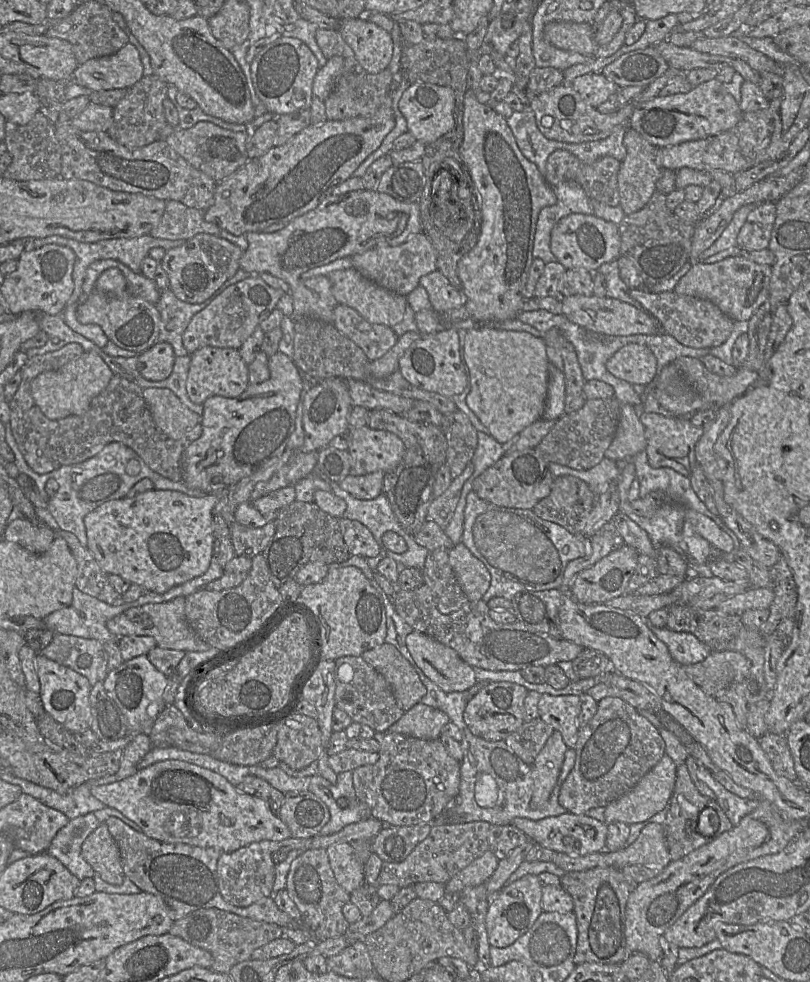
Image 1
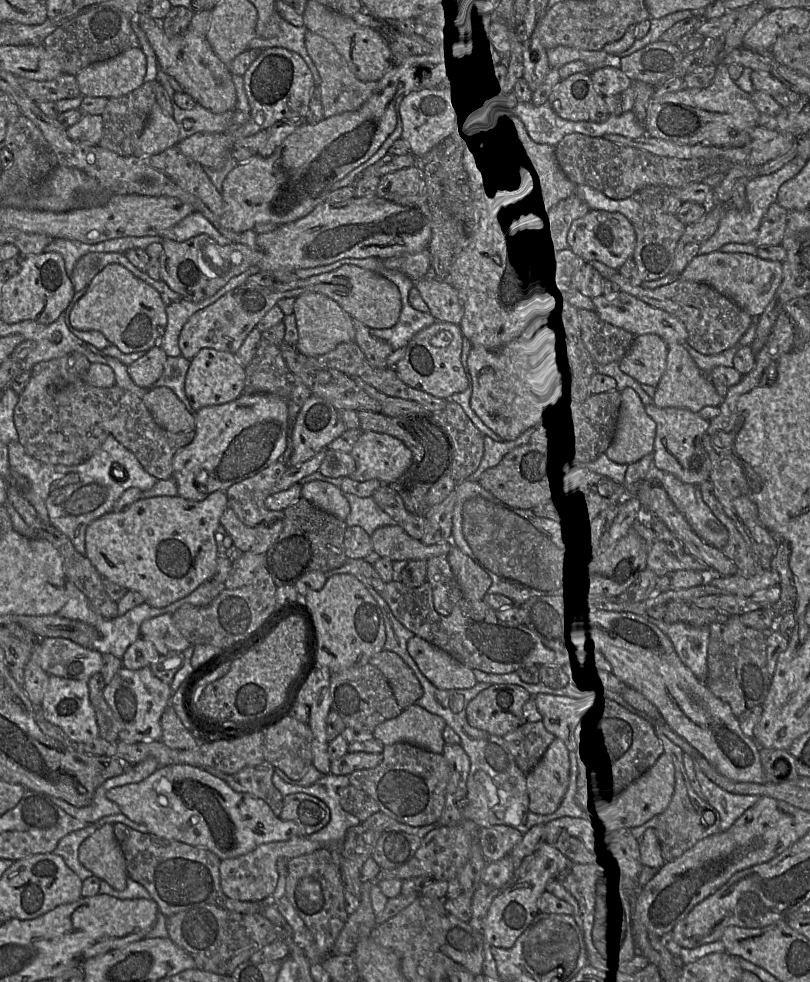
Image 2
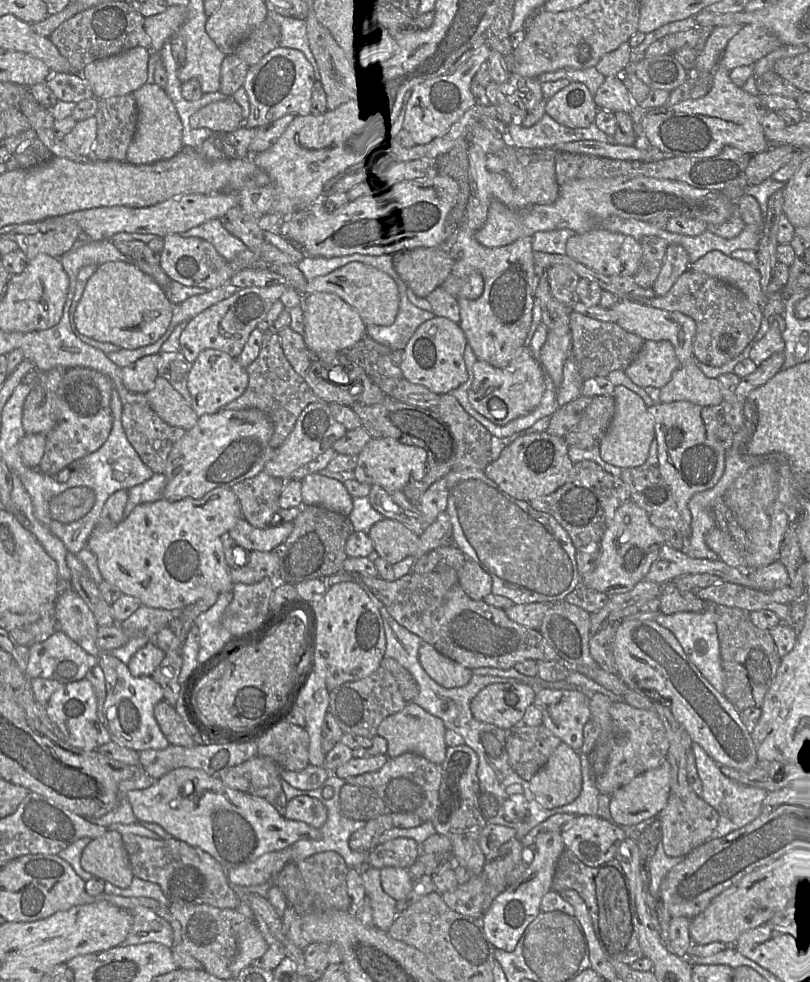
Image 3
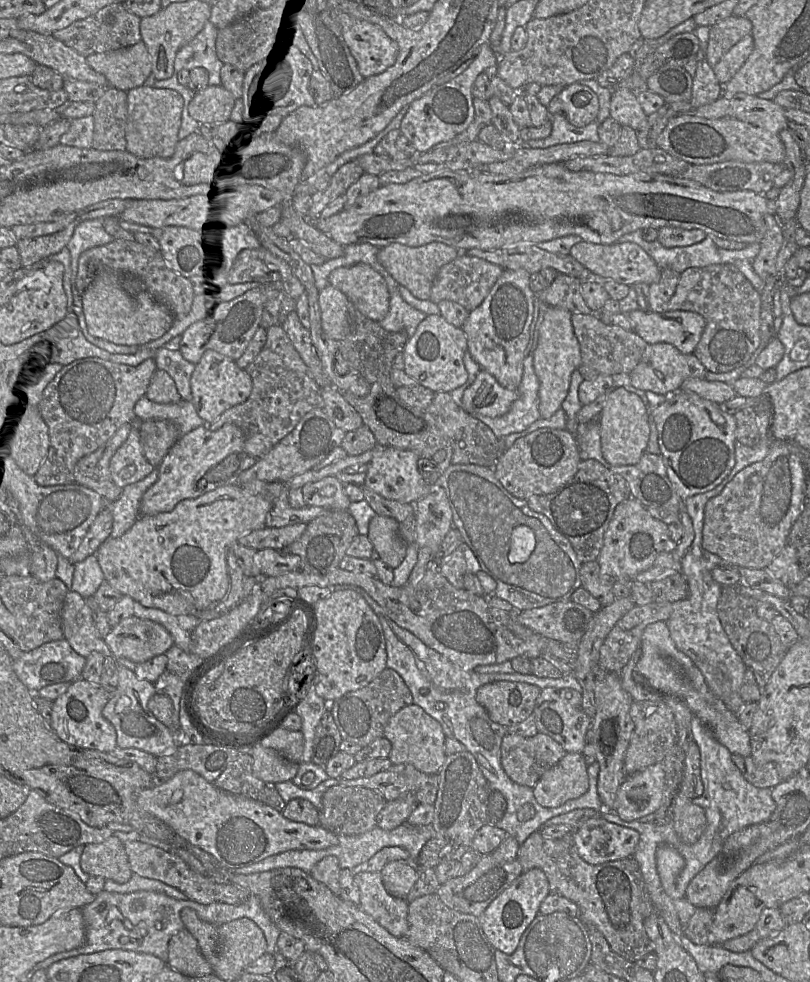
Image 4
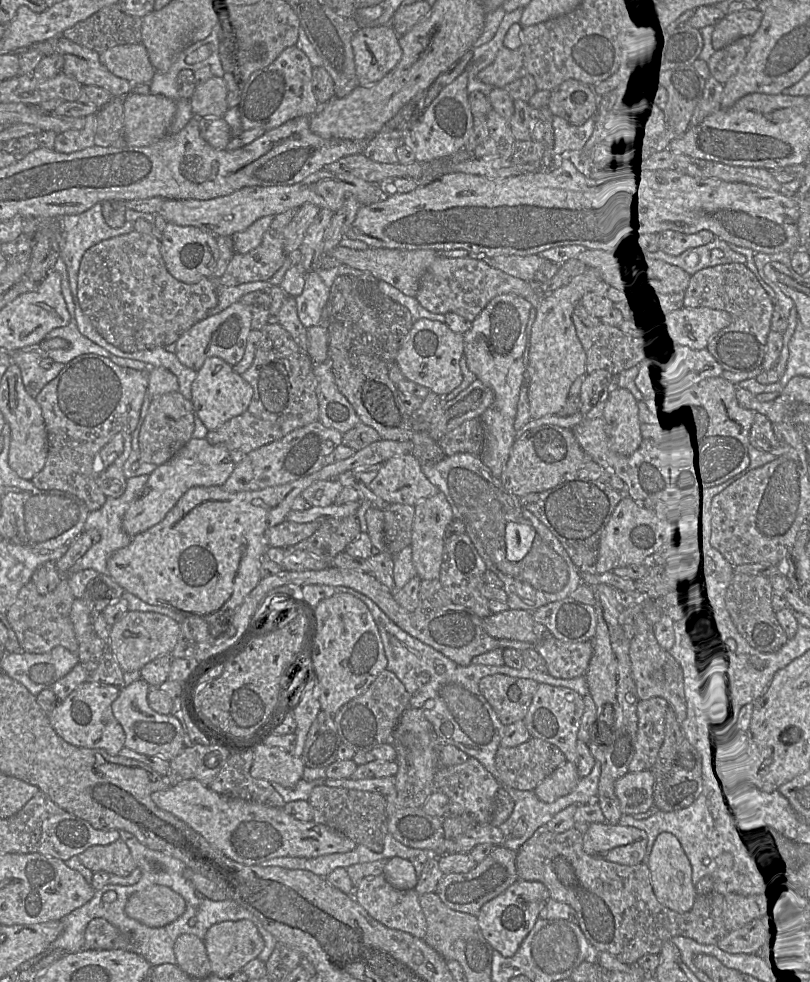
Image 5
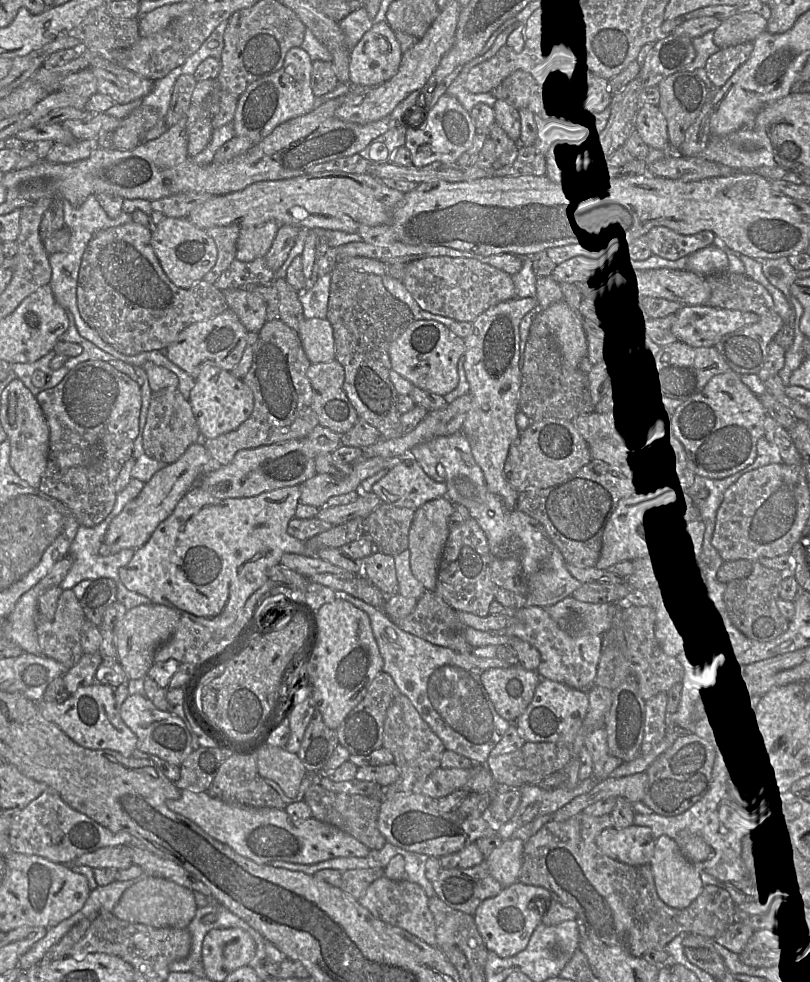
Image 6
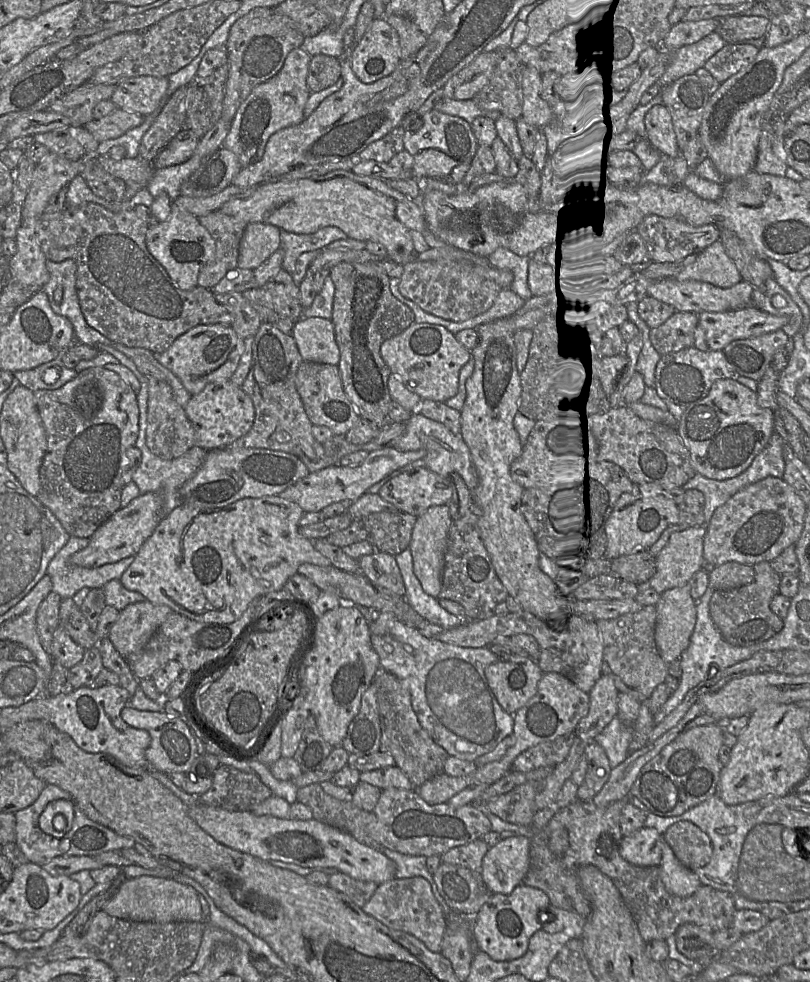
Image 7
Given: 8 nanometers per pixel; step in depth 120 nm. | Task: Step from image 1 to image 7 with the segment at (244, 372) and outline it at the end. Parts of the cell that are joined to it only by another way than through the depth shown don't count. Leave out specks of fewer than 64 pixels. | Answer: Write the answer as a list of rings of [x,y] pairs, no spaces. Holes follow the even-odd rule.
[[[230,379],[207,384],[201,392],[191,396],[184,409],[194,429],[194,446],[205,451],[230,445],[250,430],[255,418],[251,398]]]

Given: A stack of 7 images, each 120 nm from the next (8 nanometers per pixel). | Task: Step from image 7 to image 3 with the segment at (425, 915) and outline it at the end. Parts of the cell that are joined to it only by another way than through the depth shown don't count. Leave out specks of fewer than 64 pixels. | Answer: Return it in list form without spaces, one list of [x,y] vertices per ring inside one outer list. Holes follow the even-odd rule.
[[[370,867],[360,876],[363,880],[365,896],[371,904],[374,926],[387,932],[398,915],[396,901],[384,892],[379,869]]]

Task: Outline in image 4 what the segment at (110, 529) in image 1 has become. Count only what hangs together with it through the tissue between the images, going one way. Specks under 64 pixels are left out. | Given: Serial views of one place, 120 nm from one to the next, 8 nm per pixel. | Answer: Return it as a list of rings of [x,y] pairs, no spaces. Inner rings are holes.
[[[239,484],[224,485],[197,498],[184,499],[170,512],[139,516],[122,536],[105,540],[95,554],[105,581],[122,595],[173,615],[190,614],[200,620],[211,620],[243,600],[245,575],[234,554],[234,545],[240,536],[266,527],[271,508],[266,498],[249,493]]]

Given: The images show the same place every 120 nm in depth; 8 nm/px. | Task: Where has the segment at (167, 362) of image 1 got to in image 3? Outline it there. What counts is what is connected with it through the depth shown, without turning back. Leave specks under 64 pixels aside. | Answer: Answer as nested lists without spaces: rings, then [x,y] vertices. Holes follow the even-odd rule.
[[[159,354],[146,355],[121,368],[122,382],[126,389],[143,394],[152,390],[158,376],[159,357]]]

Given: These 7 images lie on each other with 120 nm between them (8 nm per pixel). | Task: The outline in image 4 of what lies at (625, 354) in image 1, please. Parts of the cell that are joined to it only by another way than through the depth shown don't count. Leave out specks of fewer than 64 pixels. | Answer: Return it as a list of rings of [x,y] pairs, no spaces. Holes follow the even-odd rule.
[[[667,343],[648,345],[638,365],[629,374],[631,384],[644,392],[670,396],[680,390],[681,384],[689,378],[704,379],[707,369],[693,354],[682,354],[677,348]]]

